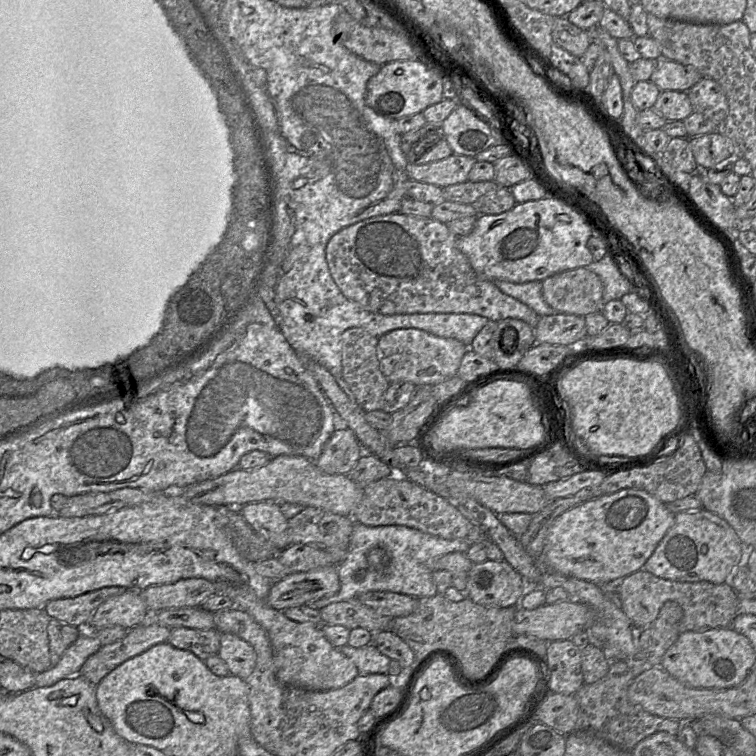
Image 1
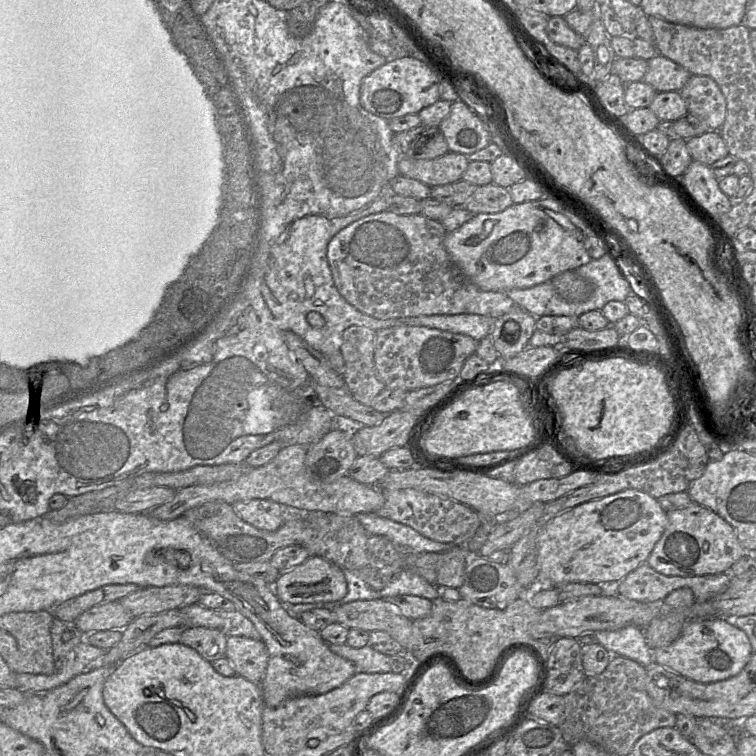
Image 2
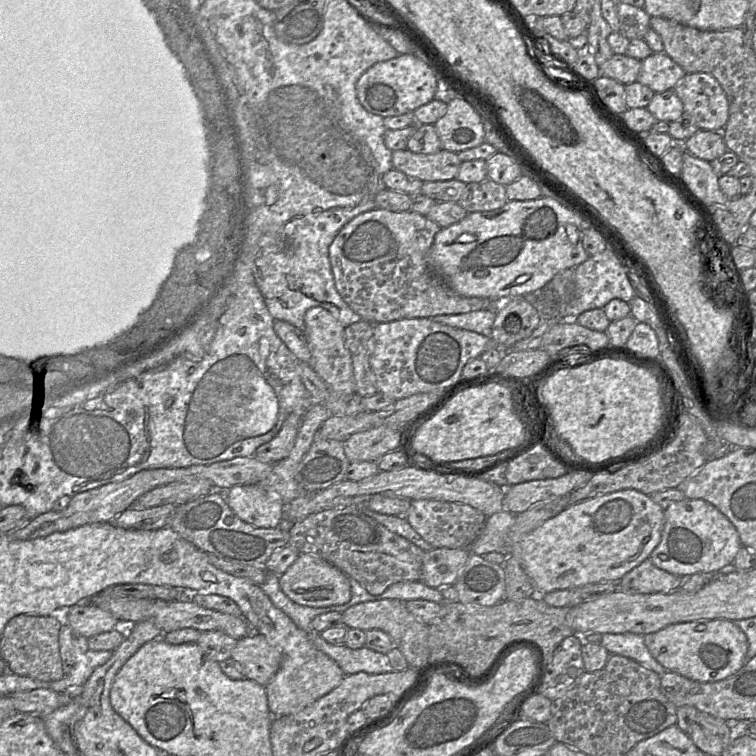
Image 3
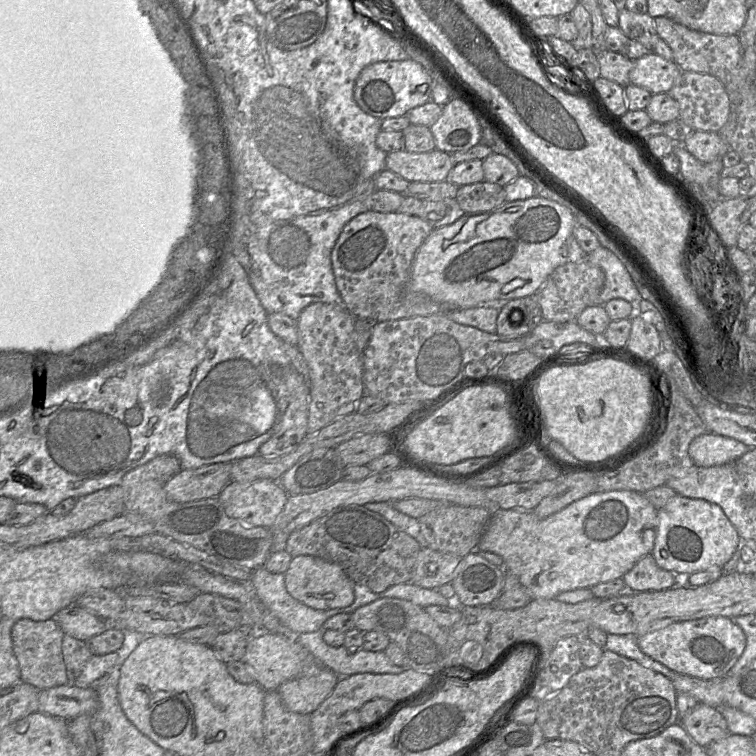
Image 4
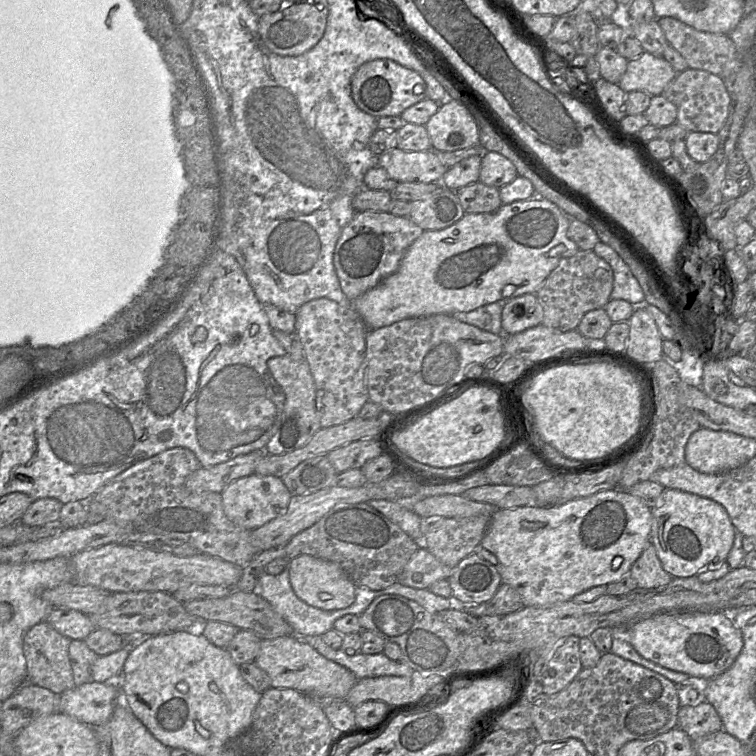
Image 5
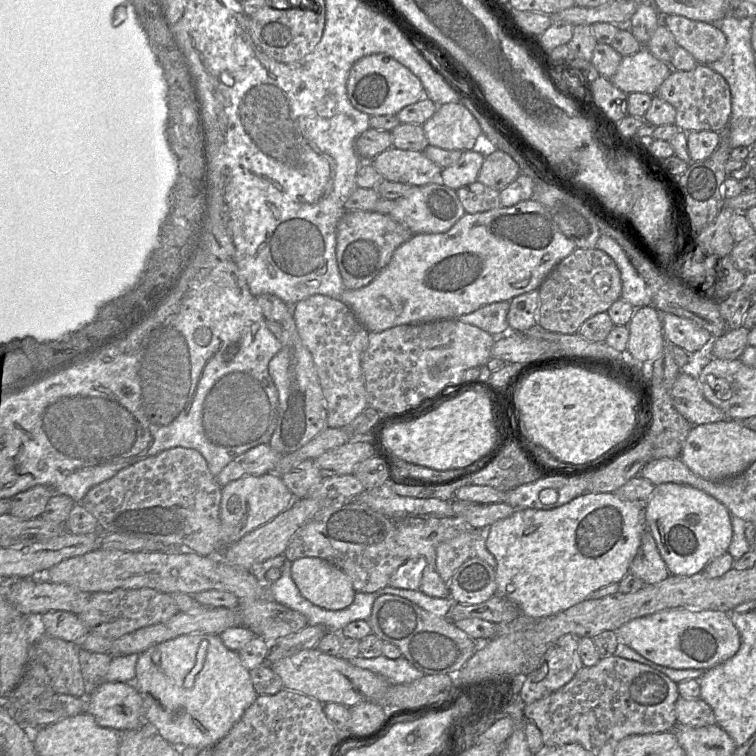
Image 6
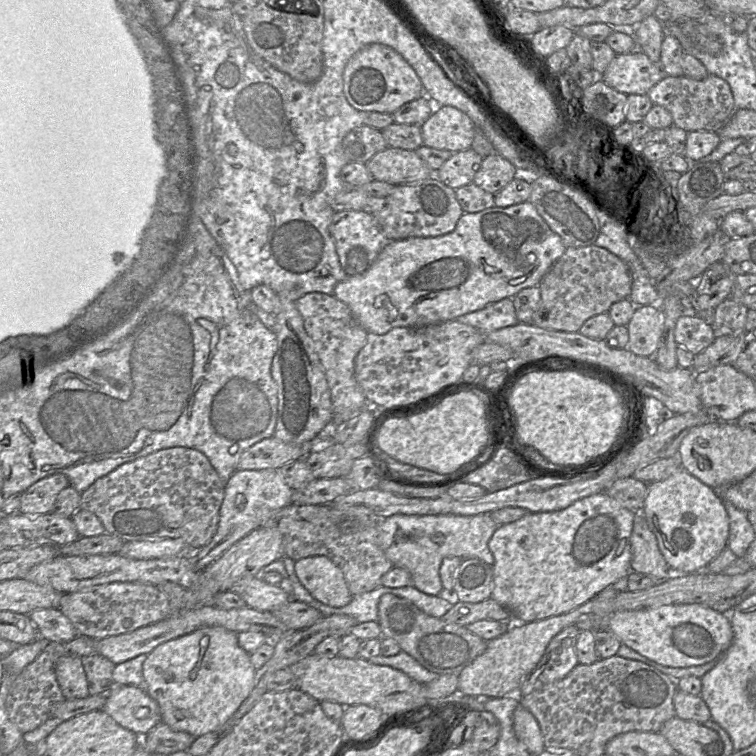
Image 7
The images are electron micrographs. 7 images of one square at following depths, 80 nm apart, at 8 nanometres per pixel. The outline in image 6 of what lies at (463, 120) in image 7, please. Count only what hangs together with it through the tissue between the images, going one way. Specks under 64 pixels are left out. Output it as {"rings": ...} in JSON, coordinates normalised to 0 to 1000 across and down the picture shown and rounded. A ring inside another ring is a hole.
{"rings":[[[610,136],[579,139],[574,152],[558,167],[567,192],[589,198],[624,198],[638,176],[630,156]]]}

